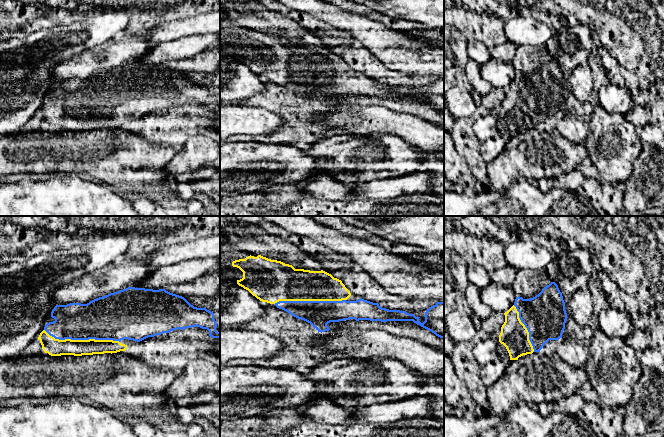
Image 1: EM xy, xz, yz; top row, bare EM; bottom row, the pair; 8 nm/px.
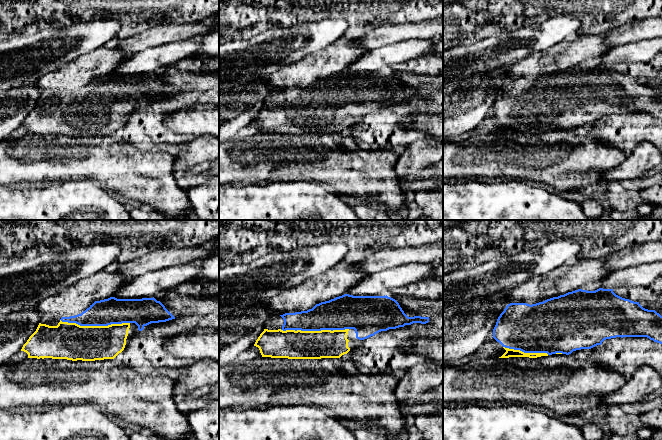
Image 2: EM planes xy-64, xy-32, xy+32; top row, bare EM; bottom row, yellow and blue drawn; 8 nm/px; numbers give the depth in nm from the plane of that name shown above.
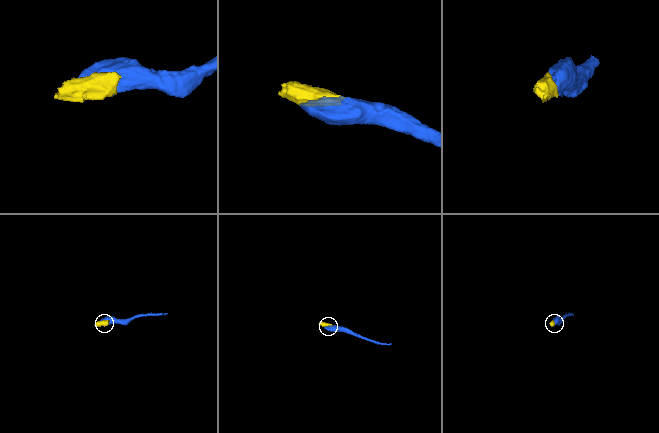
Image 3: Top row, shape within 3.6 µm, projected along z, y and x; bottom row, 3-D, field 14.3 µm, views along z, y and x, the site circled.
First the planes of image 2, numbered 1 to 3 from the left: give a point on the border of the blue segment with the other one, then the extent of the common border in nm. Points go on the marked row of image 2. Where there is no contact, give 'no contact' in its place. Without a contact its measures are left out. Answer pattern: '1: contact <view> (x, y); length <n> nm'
1: contact xy-64 (95, 326); length 550 nm
2: contact xy-32 (314, 331); length 550 nm
3: contact xy+32 (526, 353); length 380 nm

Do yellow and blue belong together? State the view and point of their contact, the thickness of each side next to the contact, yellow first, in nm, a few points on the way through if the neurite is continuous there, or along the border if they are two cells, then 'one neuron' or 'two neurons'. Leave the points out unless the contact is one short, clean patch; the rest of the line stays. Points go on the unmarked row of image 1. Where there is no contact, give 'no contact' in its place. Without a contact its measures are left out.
xy (82, 116) | 140/340 nm | one neuron

